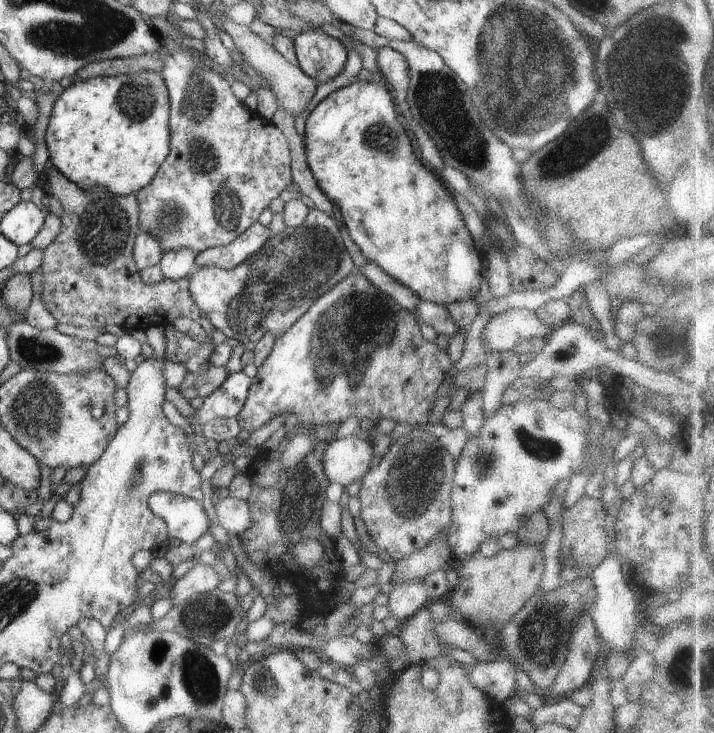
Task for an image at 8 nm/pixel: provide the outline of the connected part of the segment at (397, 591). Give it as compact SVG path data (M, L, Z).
M414 580L410 583L394 584L394 590L388 595L387 608L391 616L394 615L399 625L411 618L417 611L425 607L430 600L427 596L427 585L425 580Z

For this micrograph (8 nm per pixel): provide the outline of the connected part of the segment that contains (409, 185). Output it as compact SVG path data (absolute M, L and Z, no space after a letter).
M354 80L350 85L341 87L336 92L332 92L326 96L324 100L310 112L308 120L306 120L306 131L304 138L305 154L307 157L308 167L312 170L316 183L320 186L321 192L335 205L338 206L344 218L343 224L351 236L351 240L361 251L366 260L375 263L382 268L393 280L400 282L407 287L416 297L431 301L432 303L448 307L451 303L459 301L473 300L479 292L480 286L483 284L482 264L479 258L478 249L474 240L467 230L462 214L457 208L454 194L452 194L445 185L434 176L434 174L418 160L418 156L414 154L412 142L408 138L406 130L402 124L398 122L398 112L395 108L394 98L388 92L388 88L383 82L379 81L360 81Z

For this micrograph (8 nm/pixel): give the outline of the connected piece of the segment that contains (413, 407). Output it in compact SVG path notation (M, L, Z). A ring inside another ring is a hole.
M356 271L318 298L290 329L277 338L267 360L258 367L243 410L235 418L242 429L252 433L283 411L295 413L303 429L287 443L281 455L282 466L291 473L298 470L304 458L314 450L313 430L324 424L343 423L342 414L352 414L360 422L369 420L373 424L387 418L418 427L428 424L436 392L453 369L456 370L455 364L447 350L423 338L413 312L401 308Z

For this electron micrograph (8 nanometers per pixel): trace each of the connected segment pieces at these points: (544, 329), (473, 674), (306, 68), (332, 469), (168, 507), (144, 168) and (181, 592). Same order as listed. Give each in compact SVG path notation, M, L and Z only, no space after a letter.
M508 309L490 320L481 339L485 349L514 351L520 343L532 338L548 338L554 330L554 326L544 323L534 311Z
M503 657L490 663L480 663L478 666L465 665L470 681L494 701L504 702L516 694L517 668Z
M321 28L310 29L298 33L294 37L296 47L297 64L299 68L312 79L320 83L332 81L338 74L342 73L347 62L347 48L332 36L325 34Z
M355 434L329 444L323 455L323 470L329 483L347 487L363 479L371 470L373 458L373 444Z
M158 492L149 497L149 508L164 520L168 537L193 545L207 531L209 518L200 502L175 493Z
M143 71L140 73L131 73L130 75L121 75L116 77L93 77L90 79L80 80L74 84L66 85L66 88L60 96L55 98L49 124L45 133L45 144L49 153L50 162L54 168L63 174L70 182L79 186L86 191L96 190L101 187L116 195L130 195L138 193L142 188L145 188L158 173L160 166L170 153L171 131L169 121L171 118L171 105L167 87L164 85L162 78L158 73L151 71Z
M196 562L194 567L173 586L170 598L173 606L178 605L197 593L212 592L220 584L220 574L217 574L213 566L205 566Z

